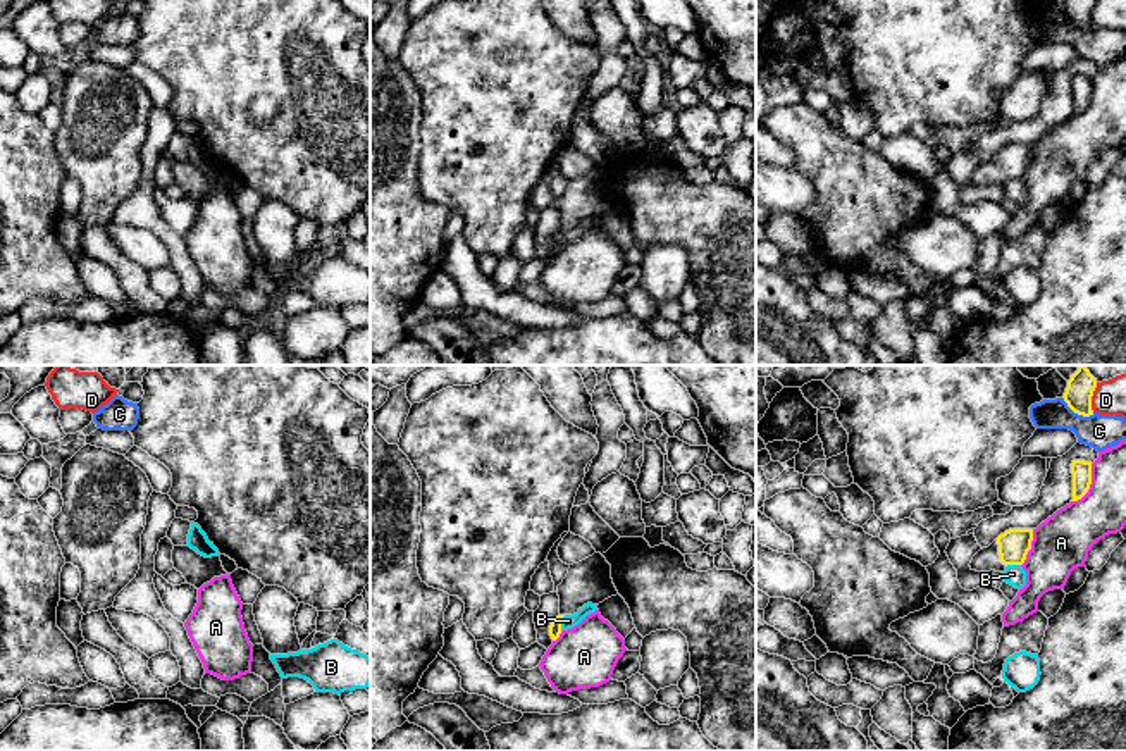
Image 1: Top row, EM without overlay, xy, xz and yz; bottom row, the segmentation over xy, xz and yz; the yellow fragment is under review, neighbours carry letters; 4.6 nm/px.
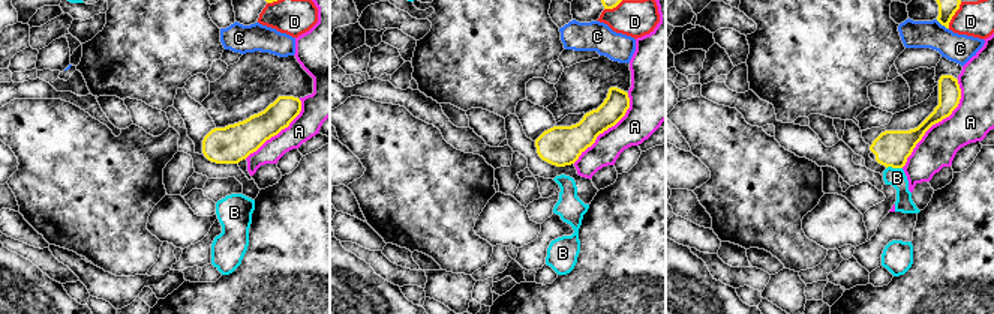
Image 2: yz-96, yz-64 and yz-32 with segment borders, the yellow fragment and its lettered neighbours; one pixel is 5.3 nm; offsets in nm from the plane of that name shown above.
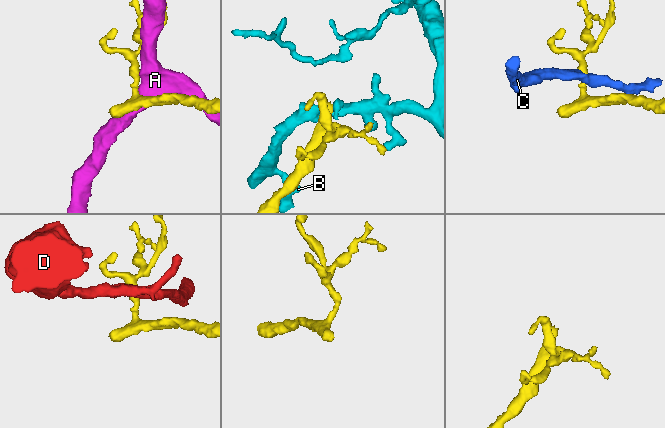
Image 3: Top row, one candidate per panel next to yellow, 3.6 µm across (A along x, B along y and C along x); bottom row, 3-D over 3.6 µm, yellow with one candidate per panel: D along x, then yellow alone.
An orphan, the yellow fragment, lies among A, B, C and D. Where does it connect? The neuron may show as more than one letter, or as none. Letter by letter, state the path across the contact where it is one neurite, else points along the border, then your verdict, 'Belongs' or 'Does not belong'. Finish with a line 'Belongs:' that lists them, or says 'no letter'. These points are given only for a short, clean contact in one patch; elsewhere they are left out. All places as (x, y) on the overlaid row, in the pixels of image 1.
A: Does not belong
B: Boundary: xz (565, 615), (560, 631). Does not belong
C: Boundary: yz (1063, 397), (1075, 412), (1083, 415), (1094, 414). Does not belong
D: Boundary: yz (1097, 383), (1092, 393), (1092, 412). Does not belong
Belongs: no letter

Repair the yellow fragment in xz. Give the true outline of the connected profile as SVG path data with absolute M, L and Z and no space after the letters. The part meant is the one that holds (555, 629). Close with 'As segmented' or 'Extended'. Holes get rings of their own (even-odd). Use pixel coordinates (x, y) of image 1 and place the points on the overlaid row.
M594 553L570 565L556 593L560 596L560 615L549 625L553 641L561 634L561 620L565 615L577 613L587 603L599 605L618 594L611 579L611 565L601 553Z. Extended

